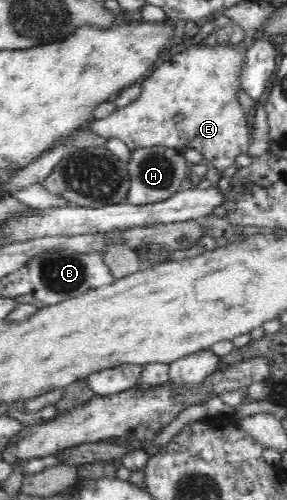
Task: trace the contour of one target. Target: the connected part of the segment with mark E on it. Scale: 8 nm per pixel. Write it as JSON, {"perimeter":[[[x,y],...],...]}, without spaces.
{"perimeter":[[[217,42],[213,47],[202,43],[176,53],[170,60],[162,62],[152,72],[152,76],[143,81],[140,96],[132,104],[117,107],[116,112],[106,118],[92,119],[84,126],[85,130],[106,140],[118,138],[126,143],[131,151],[150,146],[167,146],[181,151],[195,148],[202,153],[205,160],[210,160],[218,171],[234,166],[234,159],[239,154],[246,153],[251,142],[251,119],[246,118],[244,108],[236,97],[238,88],[241,88],[240,75],[243,74],[248,49],[242,42],[235,47]]]}

